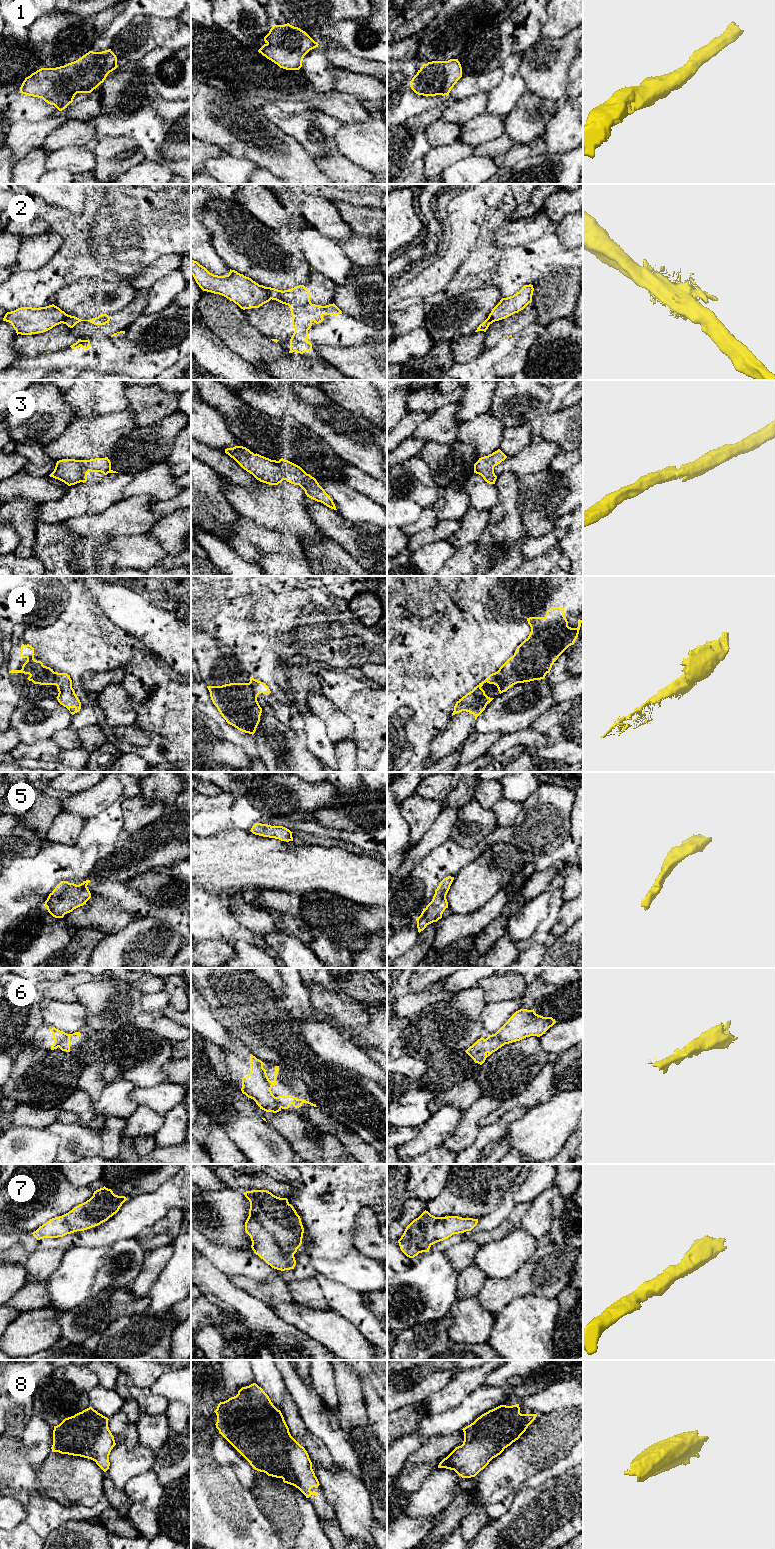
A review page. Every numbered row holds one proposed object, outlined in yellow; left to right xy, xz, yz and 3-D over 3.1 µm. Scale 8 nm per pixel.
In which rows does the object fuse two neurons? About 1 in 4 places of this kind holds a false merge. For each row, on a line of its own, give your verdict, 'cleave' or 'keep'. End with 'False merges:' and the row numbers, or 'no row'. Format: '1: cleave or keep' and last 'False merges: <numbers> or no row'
1: keep
2: keep
3: keep
4: cleave
5: keep
6: cleave
7: keep
8: keep
False merges: 4, 6

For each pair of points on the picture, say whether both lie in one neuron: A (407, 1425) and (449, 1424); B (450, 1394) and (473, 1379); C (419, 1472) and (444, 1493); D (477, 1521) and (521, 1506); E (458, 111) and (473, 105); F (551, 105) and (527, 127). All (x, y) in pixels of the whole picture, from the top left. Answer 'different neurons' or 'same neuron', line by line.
A: different neurons
B: same neuron
C: different neurons
D: different neurons
E: same neuron
F: same neuron

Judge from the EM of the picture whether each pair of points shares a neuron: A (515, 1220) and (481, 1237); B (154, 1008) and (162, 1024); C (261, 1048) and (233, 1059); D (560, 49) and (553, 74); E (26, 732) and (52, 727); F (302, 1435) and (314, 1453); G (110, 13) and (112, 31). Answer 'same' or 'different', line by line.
A: same
B: different
C: different
D: same
E: same
F: same
G: same

